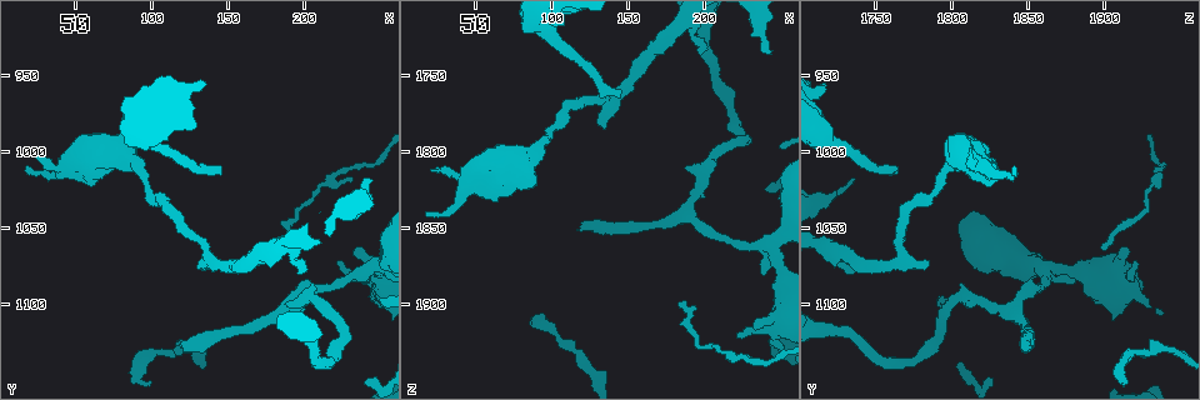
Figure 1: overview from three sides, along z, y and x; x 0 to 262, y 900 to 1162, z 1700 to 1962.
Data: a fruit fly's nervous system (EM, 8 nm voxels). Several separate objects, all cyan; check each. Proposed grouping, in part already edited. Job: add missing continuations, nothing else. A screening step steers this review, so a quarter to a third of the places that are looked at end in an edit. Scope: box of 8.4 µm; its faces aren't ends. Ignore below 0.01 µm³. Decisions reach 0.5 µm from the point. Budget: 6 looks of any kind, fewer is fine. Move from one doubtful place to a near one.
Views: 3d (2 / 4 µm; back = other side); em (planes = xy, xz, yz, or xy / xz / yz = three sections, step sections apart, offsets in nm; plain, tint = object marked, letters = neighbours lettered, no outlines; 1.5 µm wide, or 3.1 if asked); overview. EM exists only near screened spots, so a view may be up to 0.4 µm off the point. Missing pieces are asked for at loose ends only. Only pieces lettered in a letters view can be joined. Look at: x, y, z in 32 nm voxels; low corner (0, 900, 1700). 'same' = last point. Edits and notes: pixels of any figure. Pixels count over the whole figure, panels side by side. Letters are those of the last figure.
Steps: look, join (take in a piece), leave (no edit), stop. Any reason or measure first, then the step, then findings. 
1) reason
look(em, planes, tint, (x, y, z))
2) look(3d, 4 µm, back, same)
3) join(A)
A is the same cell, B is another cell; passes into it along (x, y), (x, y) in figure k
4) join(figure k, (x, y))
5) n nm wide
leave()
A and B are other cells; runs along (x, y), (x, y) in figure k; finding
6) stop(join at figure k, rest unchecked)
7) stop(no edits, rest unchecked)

free end
look(3d, 4 µm, (118, 1126, 1852))

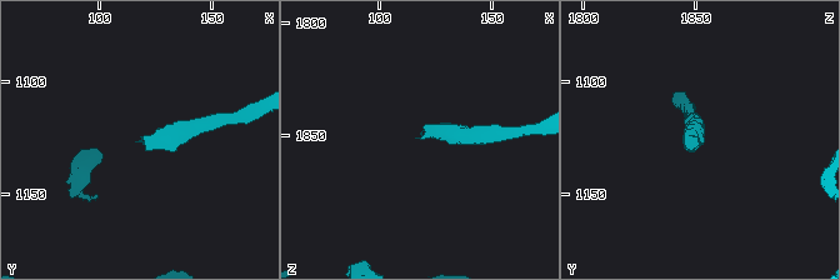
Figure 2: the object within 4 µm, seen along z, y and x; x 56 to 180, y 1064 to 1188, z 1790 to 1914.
now the EM
look(em, planes, letters, (119, 1126, 1851))

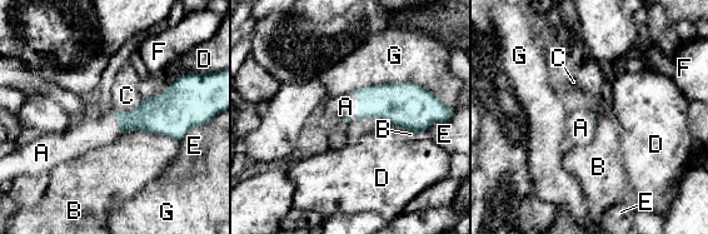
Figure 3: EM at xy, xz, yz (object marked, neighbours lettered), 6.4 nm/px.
join(A)
A is the same cell, B, C, D, E, F and G are other cells; passes into it along (397, 104), (358, 105), (345, 106) in figure 3; it goes on there

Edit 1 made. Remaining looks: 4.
branch stops here
look(em, yz, step 8, letters, (146, 1016, 1762))

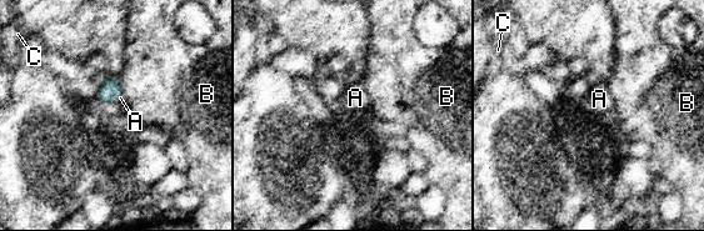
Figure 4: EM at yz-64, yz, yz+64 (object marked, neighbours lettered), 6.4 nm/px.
look(em, planes, letters, same)

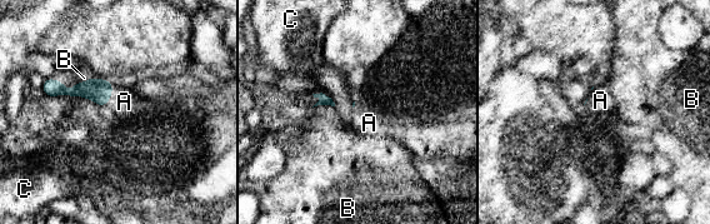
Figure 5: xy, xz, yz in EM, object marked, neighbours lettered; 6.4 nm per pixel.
A touches over 140 nm
join(A)
A is the same cell, B and C are other cells; it goes on there

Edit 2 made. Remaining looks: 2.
stop(join at figure 3, join at figure 5, rest unchecked)

